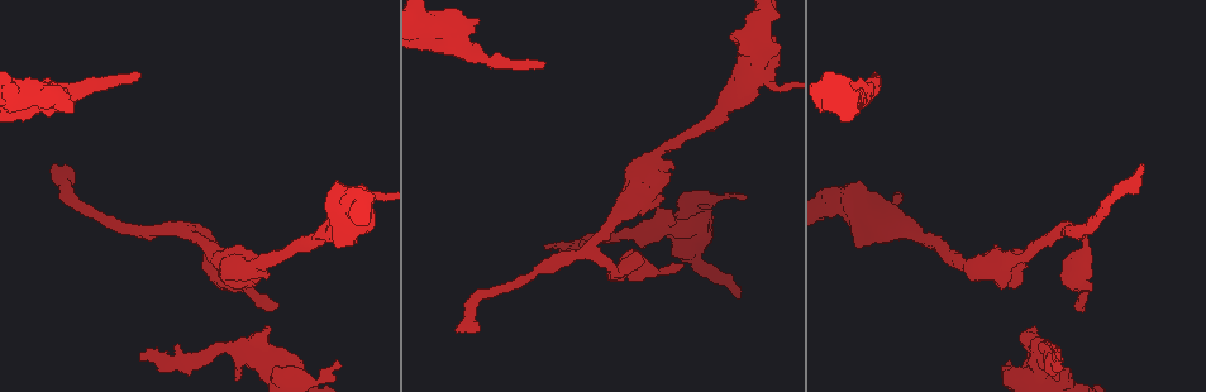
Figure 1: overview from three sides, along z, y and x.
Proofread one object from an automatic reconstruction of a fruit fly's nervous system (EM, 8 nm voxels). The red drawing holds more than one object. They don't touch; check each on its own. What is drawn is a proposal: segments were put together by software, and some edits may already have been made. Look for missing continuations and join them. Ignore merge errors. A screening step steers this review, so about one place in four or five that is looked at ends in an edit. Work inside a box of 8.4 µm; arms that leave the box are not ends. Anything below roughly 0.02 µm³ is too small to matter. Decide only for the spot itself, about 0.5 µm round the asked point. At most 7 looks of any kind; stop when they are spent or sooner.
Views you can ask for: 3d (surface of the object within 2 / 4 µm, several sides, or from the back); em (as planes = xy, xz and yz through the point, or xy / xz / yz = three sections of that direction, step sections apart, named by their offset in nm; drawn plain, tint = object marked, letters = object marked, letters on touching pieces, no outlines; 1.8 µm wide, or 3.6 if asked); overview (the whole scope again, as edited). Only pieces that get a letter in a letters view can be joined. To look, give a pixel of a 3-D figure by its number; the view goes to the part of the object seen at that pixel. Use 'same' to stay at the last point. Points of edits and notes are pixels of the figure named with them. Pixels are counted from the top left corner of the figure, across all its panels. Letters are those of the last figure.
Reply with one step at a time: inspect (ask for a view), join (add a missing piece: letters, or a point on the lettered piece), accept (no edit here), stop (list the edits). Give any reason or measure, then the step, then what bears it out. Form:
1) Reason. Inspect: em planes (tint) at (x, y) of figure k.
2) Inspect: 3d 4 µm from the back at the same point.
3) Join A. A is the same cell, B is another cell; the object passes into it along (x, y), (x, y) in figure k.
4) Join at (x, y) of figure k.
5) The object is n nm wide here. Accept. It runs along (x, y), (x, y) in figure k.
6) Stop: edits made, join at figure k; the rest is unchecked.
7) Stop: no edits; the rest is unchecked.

Tapers out. Inspect: em yz step 8 (tint) at (335, 359) of figure 1.

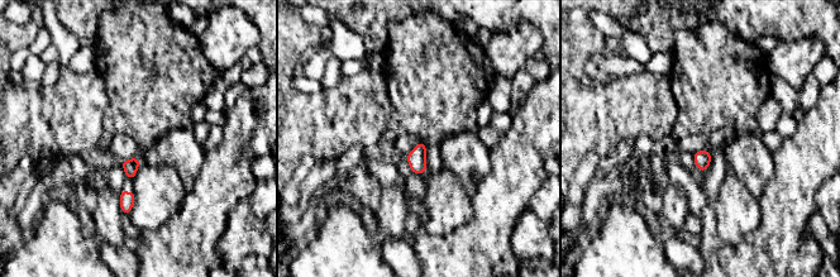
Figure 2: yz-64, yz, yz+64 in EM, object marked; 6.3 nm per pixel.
Cut it another way. Inspect: em xz step 16 (letters) at the same point.

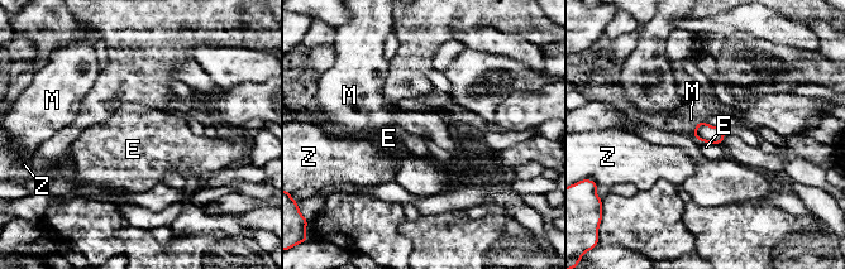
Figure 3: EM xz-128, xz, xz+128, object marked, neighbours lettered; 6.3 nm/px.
The object is 120 nm wide here. Accept. E, M and Z are other cells; a border runs along (698, 120), (691, 131) in figure 3; no lettered piece goes on from it.

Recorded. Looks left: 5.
Branch stops here. Inspect: em xy step 8 (letters) at (1075, 303) of figure 1.

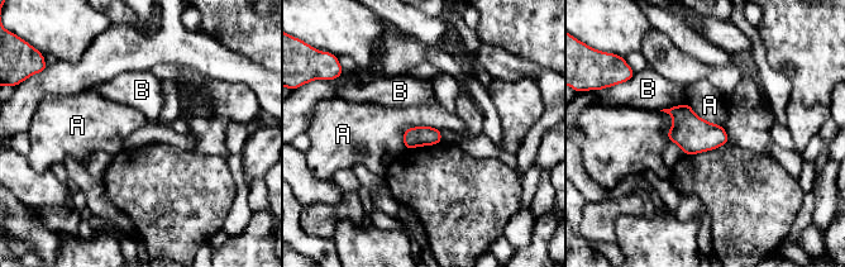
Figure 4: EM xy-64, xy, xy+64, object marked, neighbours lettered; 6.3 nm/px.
Accept. A and B are other cells; none of them fits.

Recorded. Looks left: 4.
Branch point. Inspect: 3d 2 µm at (1062, 227) of figure 1.

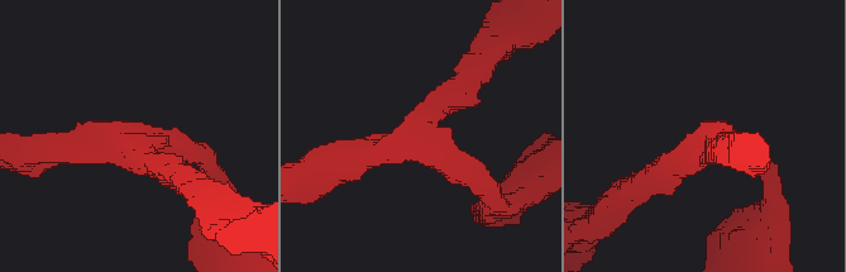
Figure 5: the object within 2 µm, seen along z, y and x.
Inspect: em yz step 8 (tint) at (136, 146) of figure 5.

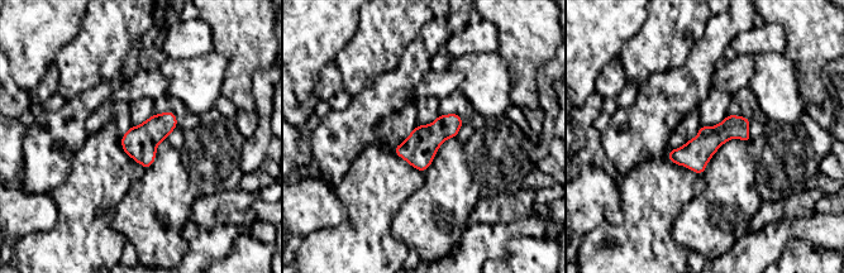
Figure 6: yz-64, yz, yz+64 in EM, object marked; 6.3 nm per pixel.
Inspect: em planes (letters) at the same point.

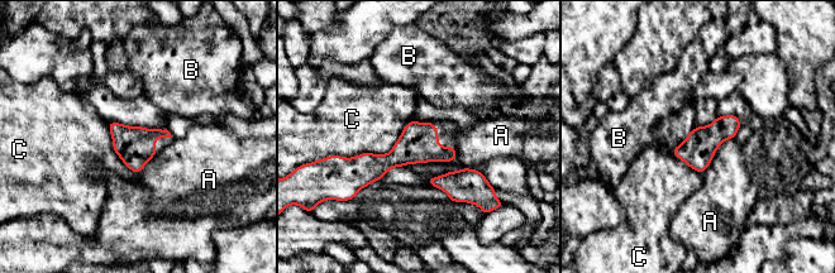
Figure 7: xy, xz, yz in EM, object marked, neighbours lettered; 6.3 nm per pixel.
The object is 220 nm wide here; the longest contact is with C, 550 nm. Accept. A, B and C are other cells; no lettered piece goes on from it.

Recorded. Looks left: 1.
Stop: no edits; the rest is unchecked.

